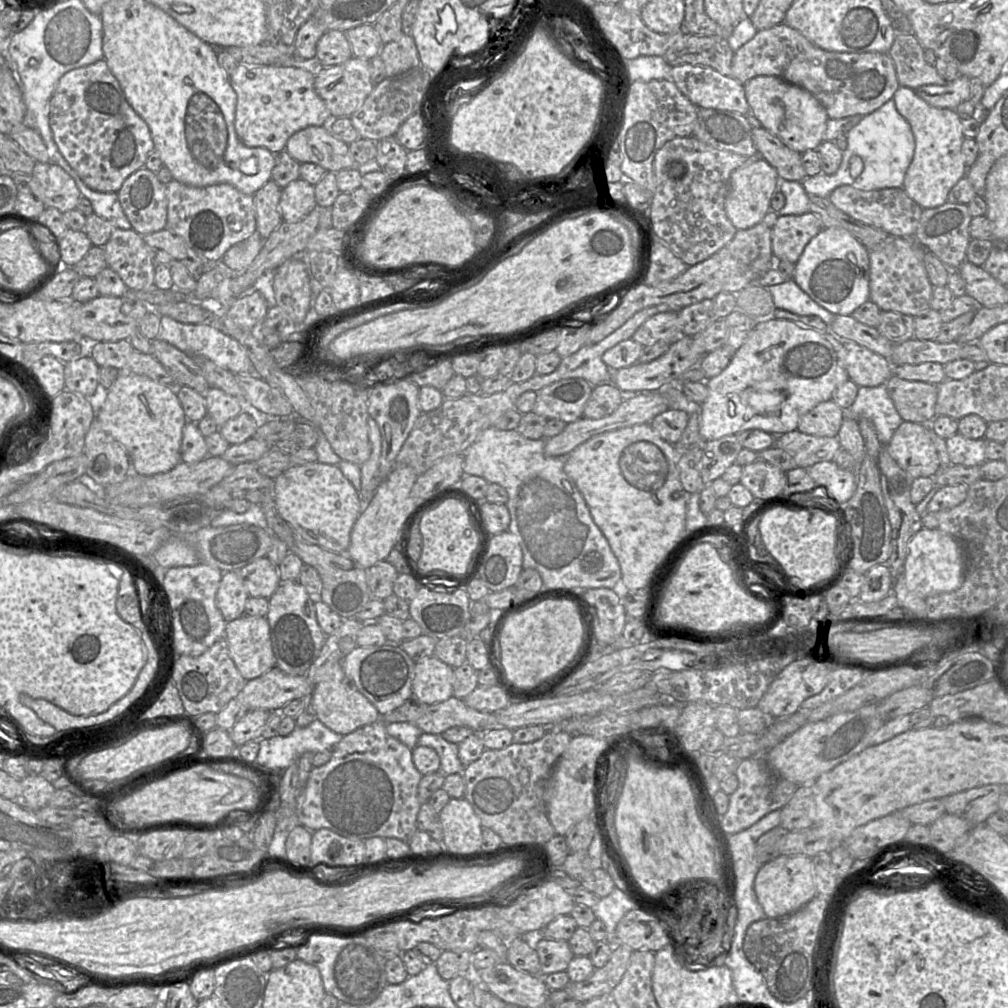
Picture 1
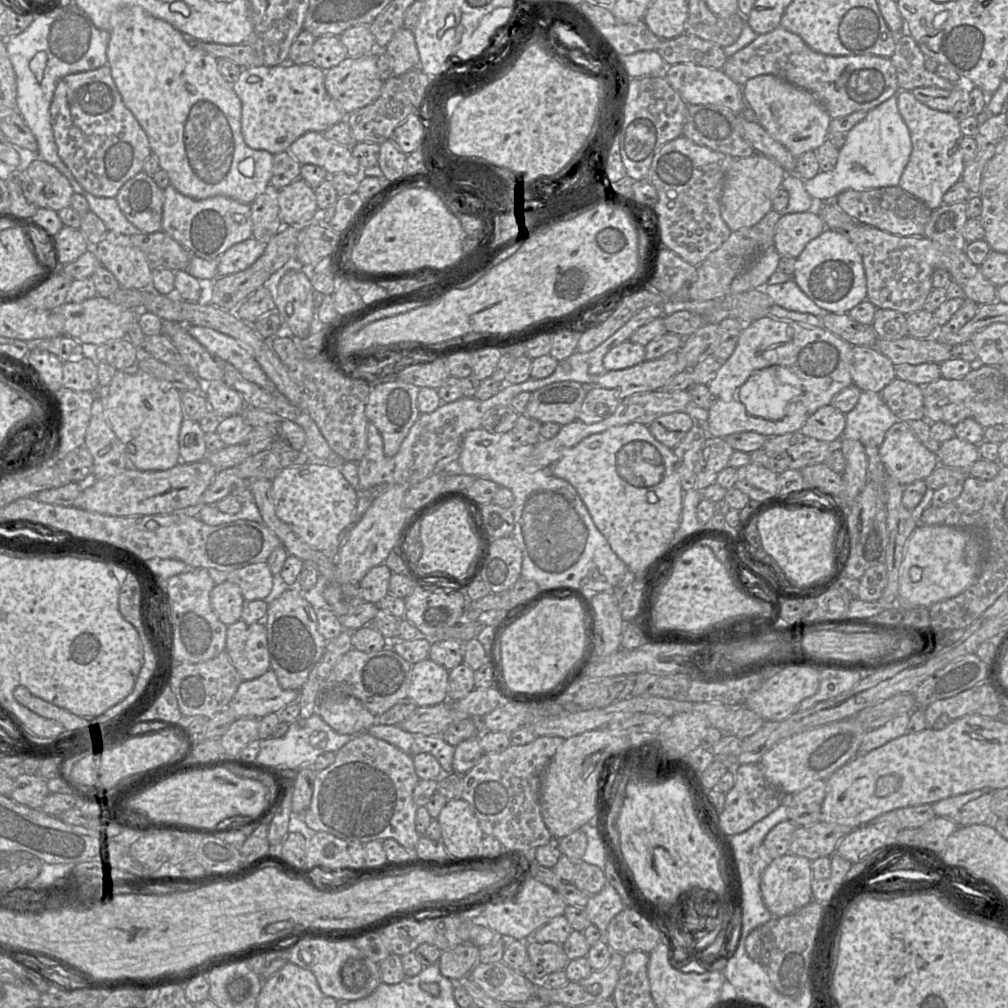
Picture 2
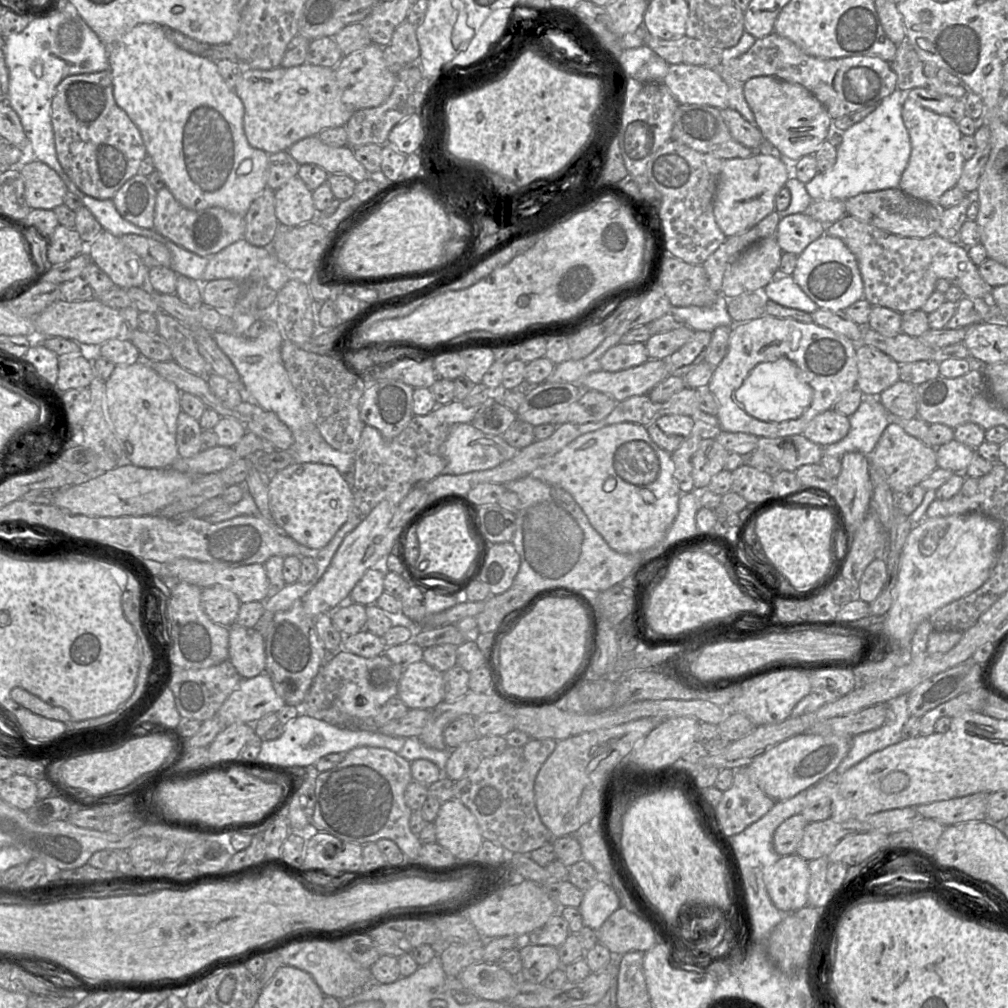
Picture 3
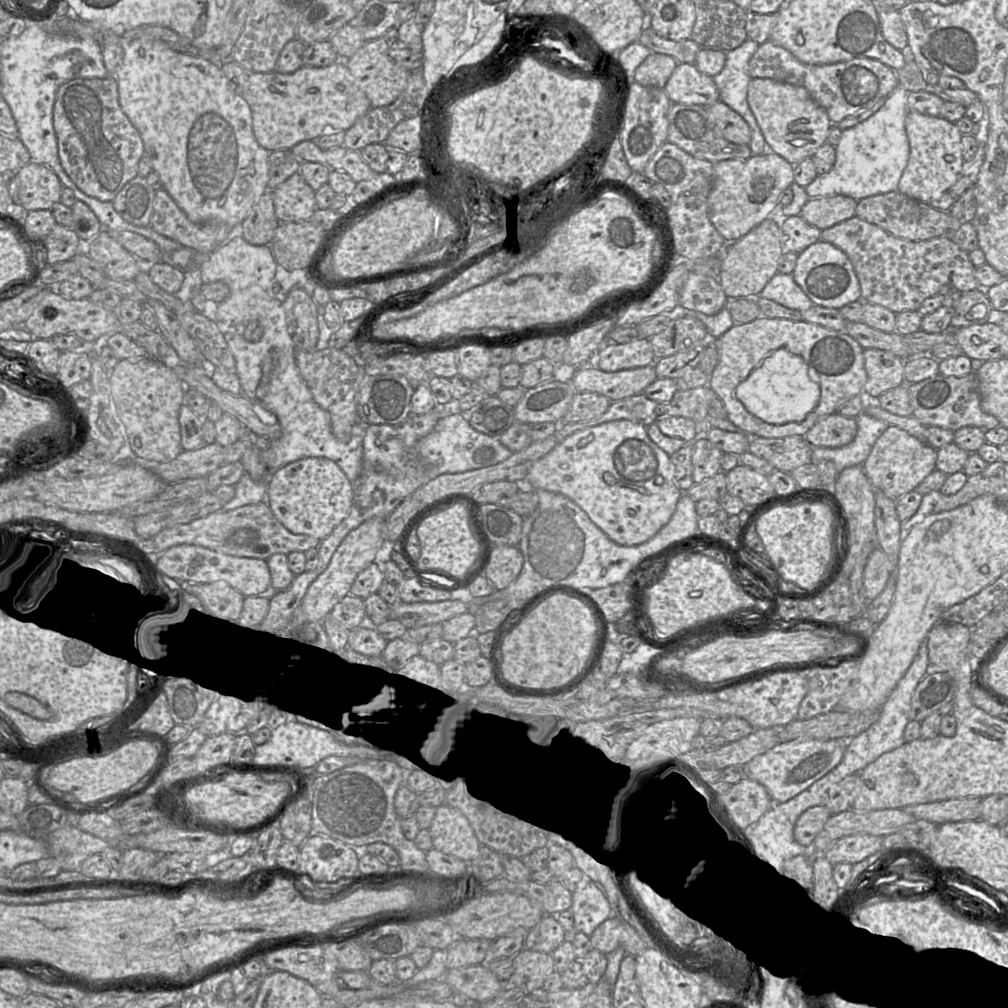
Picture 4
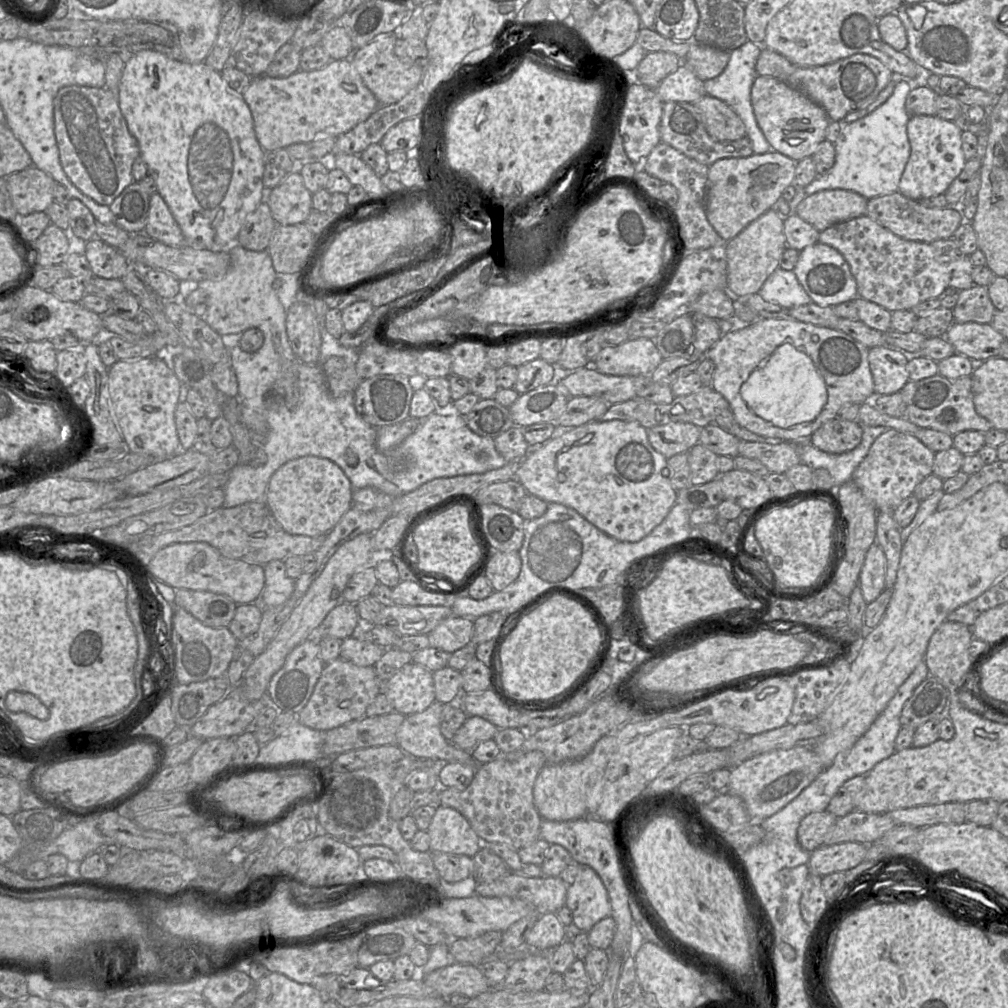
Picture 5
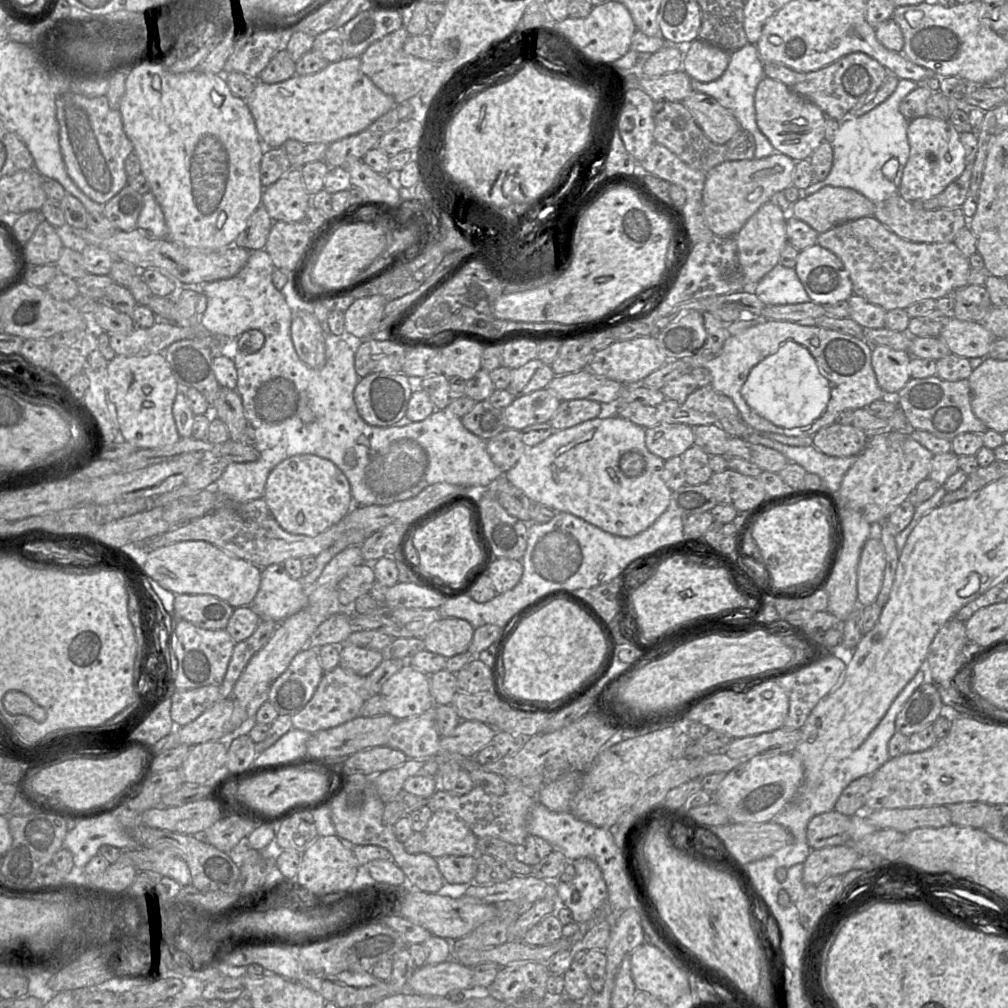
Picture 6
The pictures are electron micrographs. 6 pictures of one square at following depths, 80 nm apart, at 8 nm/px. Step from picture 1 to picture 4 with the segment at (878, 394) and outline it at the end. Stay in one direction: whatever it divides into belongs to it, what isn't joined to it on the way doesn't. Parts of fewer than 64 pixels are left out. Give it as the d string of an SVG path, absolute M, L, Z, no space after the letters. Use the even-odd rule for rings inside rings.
M864 411L855 420L857 433L852 442L838 448L813 447L811 463L817 464L822 460L829 460L835 465L838 474L847 467L862 465L877 439L890 425Z

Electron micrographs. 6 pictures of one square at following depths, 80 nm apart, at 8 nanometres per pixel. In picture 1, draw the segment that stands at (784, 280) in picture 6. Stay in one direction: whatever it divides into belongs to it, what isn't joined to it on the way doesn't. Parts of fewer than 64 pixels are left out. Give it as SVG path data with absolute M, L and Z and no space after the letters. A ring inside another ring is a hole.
M794 281L767 287L770 291L776 309L787 310L800 316L818 316L829 326L835 315L818 305L806 292Z

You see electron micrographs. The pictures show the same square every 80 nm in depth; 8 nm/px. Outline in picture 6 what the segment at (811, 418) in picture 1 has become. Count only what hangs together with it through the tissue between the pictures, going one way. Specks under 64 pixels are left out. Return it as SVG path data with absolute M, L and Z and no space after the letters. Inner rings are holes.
M833 423L813 435L813 446L833 457L858 456L868 443L868 435L853 425Z

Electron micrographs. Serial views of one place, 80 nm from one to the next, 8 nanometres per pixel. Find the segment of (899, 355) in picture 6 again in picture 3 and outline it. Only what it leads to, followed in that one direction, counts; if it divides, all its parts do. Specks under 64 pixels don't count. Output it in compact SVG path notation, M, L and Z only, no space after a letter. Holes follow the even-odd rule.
M856 345L858 368L856 387L865 397L878 397L881 392L900 380L900 364L875 347Z

